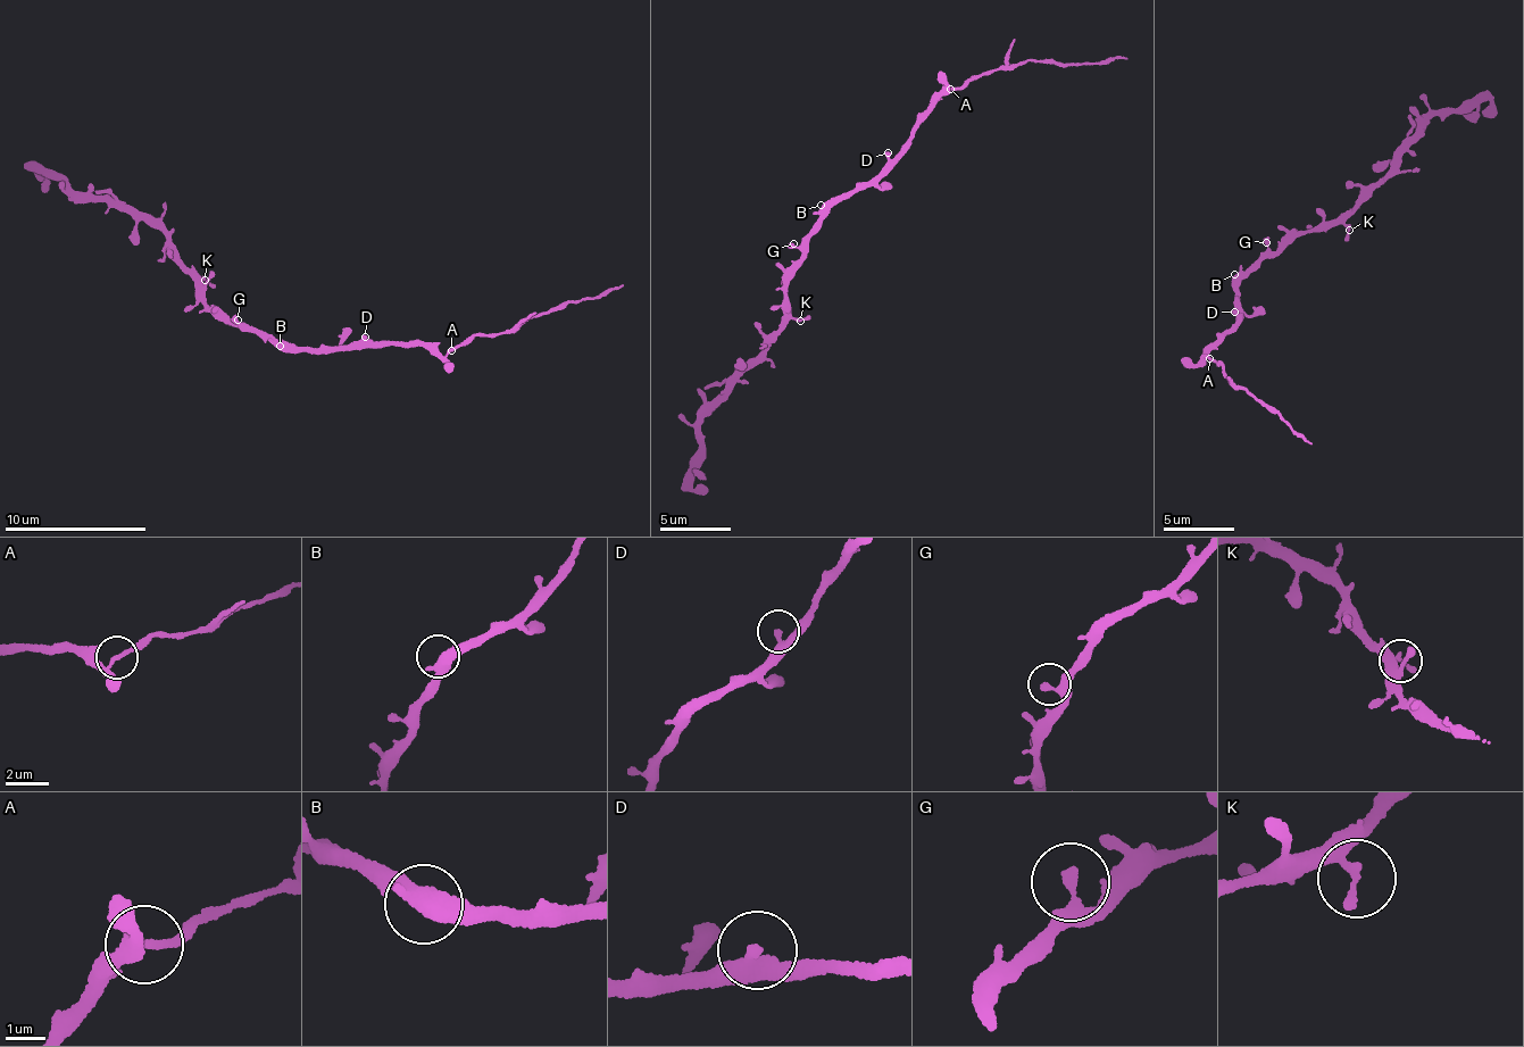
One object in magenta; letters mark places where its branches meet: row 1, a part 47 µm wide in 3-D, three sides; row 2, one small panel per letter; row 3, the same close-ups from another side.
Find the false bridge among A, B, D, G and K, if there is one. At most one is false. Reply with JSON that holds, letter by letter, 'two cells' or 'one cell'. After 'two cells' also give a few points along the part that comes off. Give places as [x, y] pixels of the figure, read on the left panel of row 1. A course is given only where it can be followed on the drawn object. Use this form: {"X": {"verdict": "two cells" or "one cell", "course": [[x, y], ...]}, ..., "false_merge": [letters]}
{"A": {"verdict": "two cells", "course": [[450, 350], [476, 335], [623, 287]]}, "B": {"verdict": "one cell"}, "D": {"verdict": "one cell"}, "G": {"verdict": "one cell"}, "K": {"verdict": "one cell"}, "false_merge": ["A"]}

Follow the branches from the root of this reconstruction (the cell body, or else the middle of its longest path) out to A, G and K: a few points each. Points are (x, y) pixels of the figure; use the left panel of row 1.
A: (283, 343), (317, 348), (352, 343), (376, 348), (390, 342), (443, 355), (450, 350)
G: (283, 343), (247, 330), (238, 320)
K: (283, 343), (259, 334), (244, 322), (218, 314), (198, 290), (205, 280)

